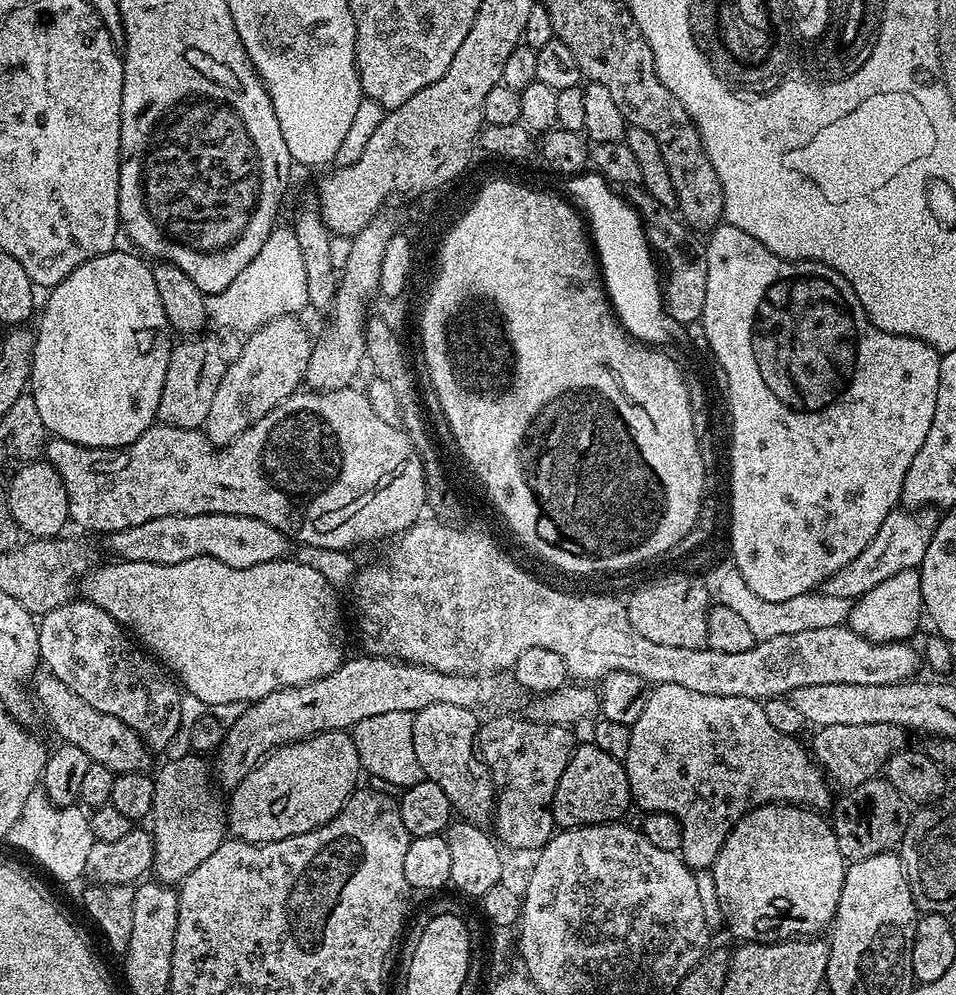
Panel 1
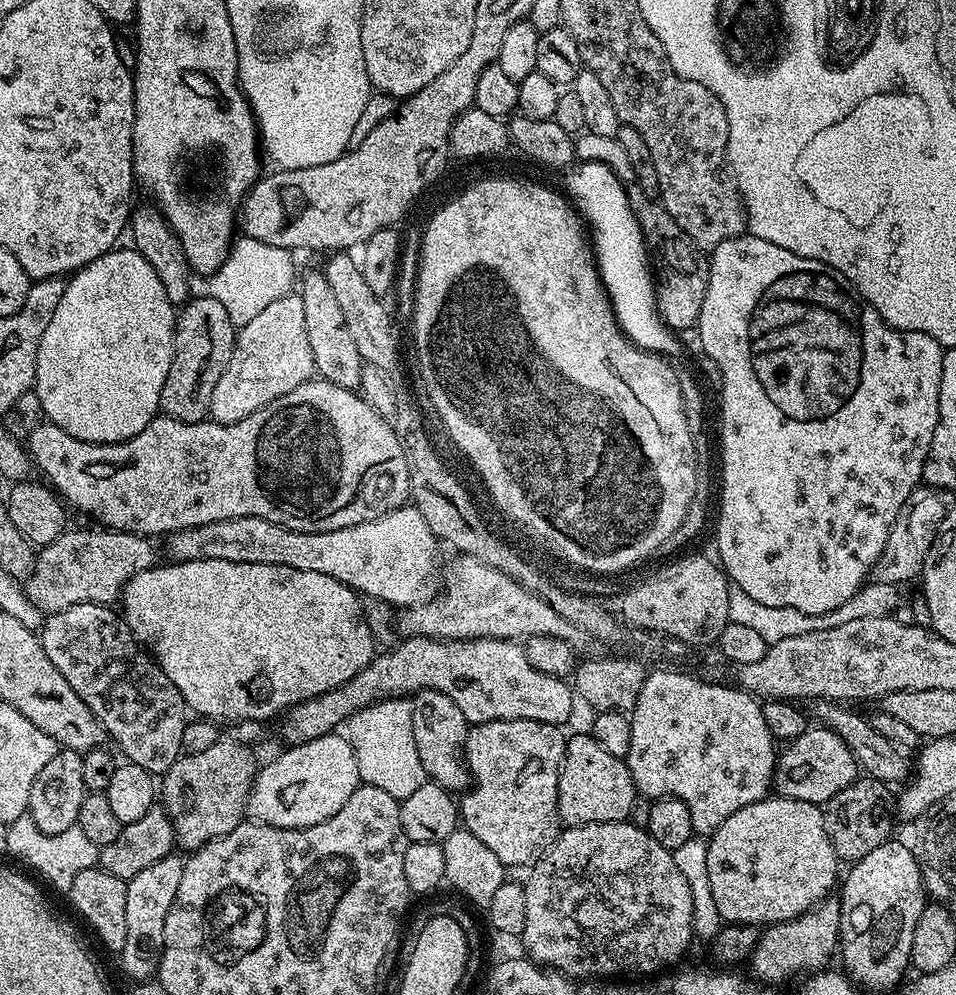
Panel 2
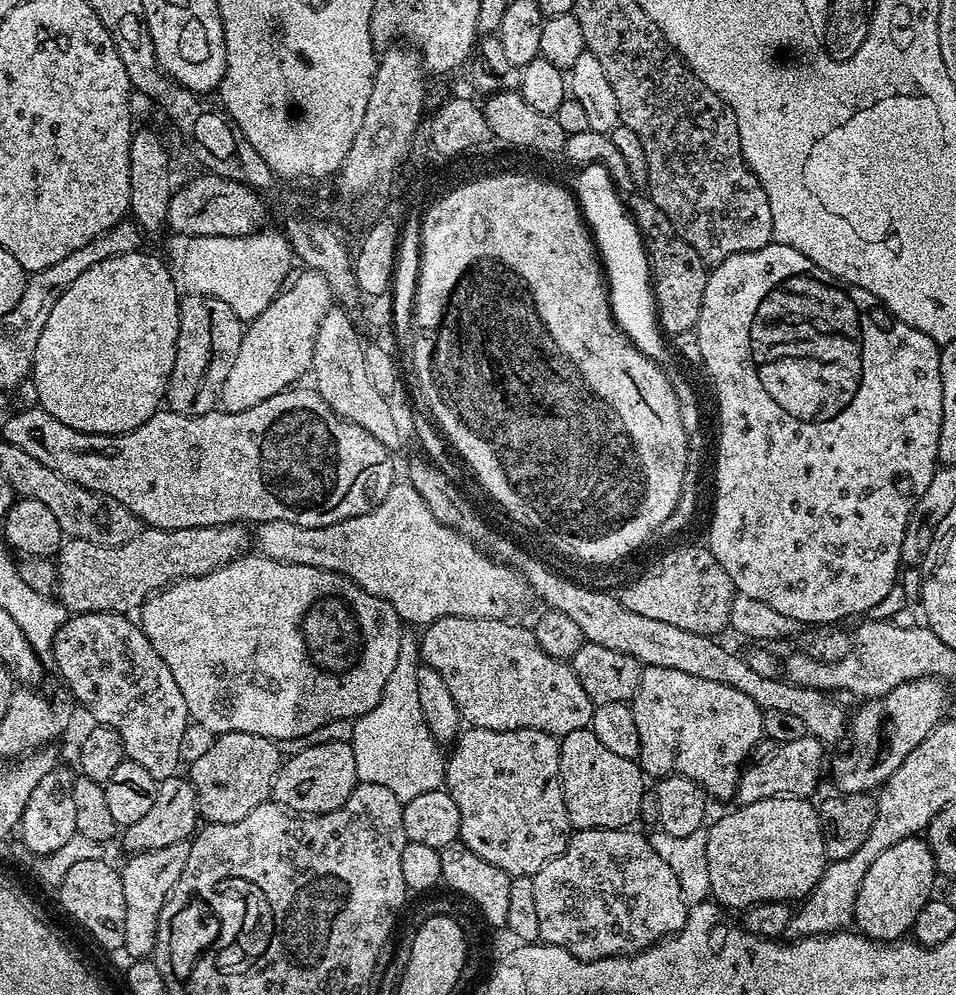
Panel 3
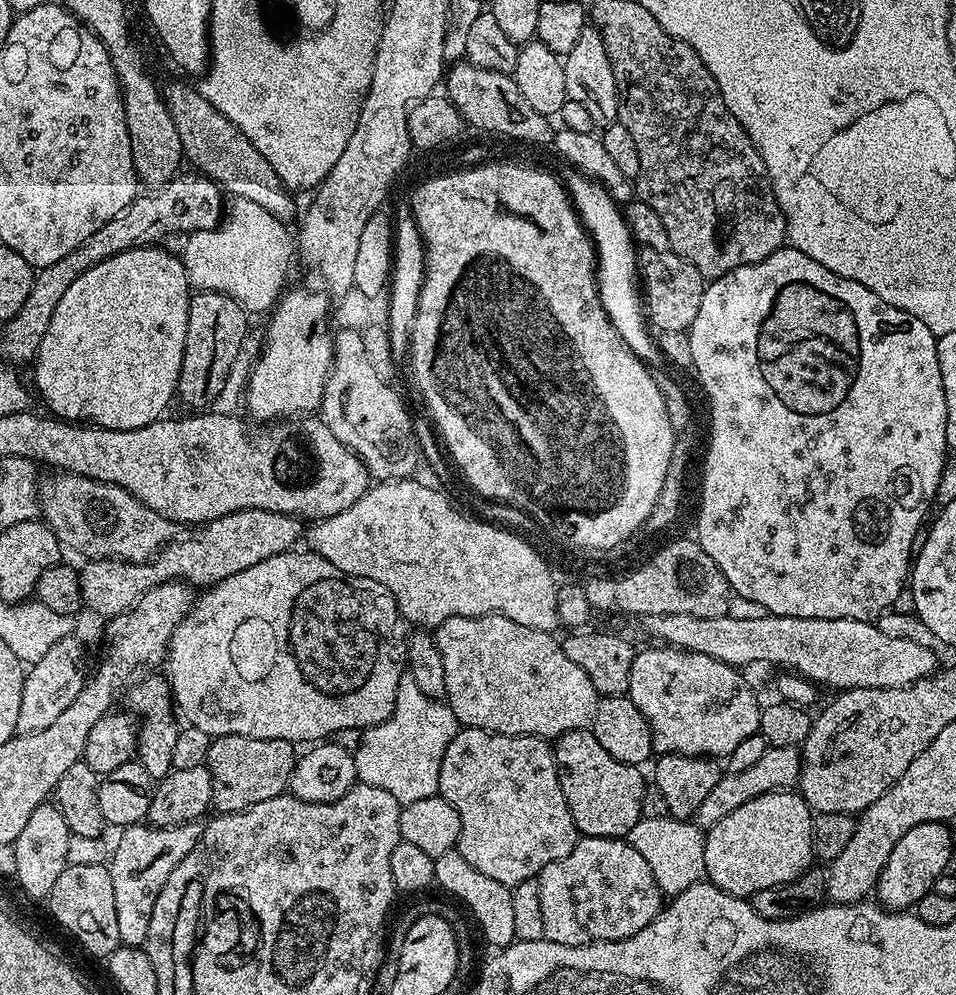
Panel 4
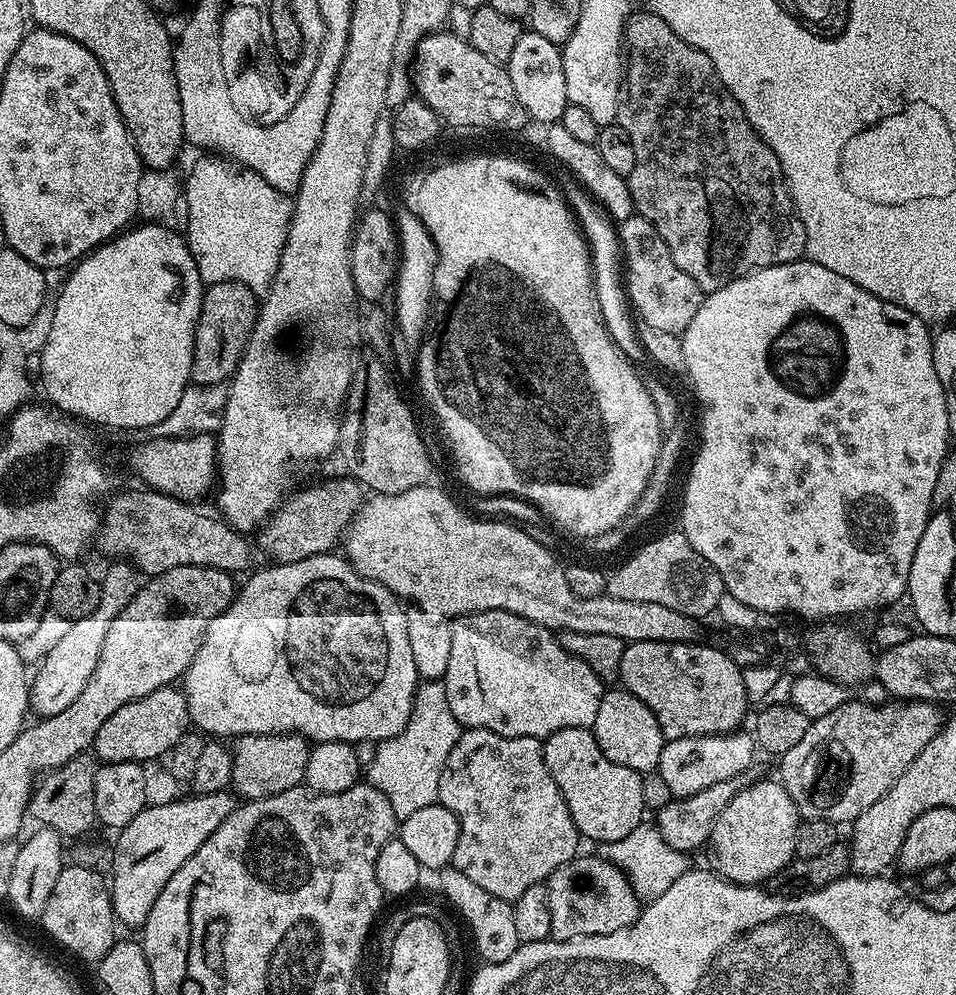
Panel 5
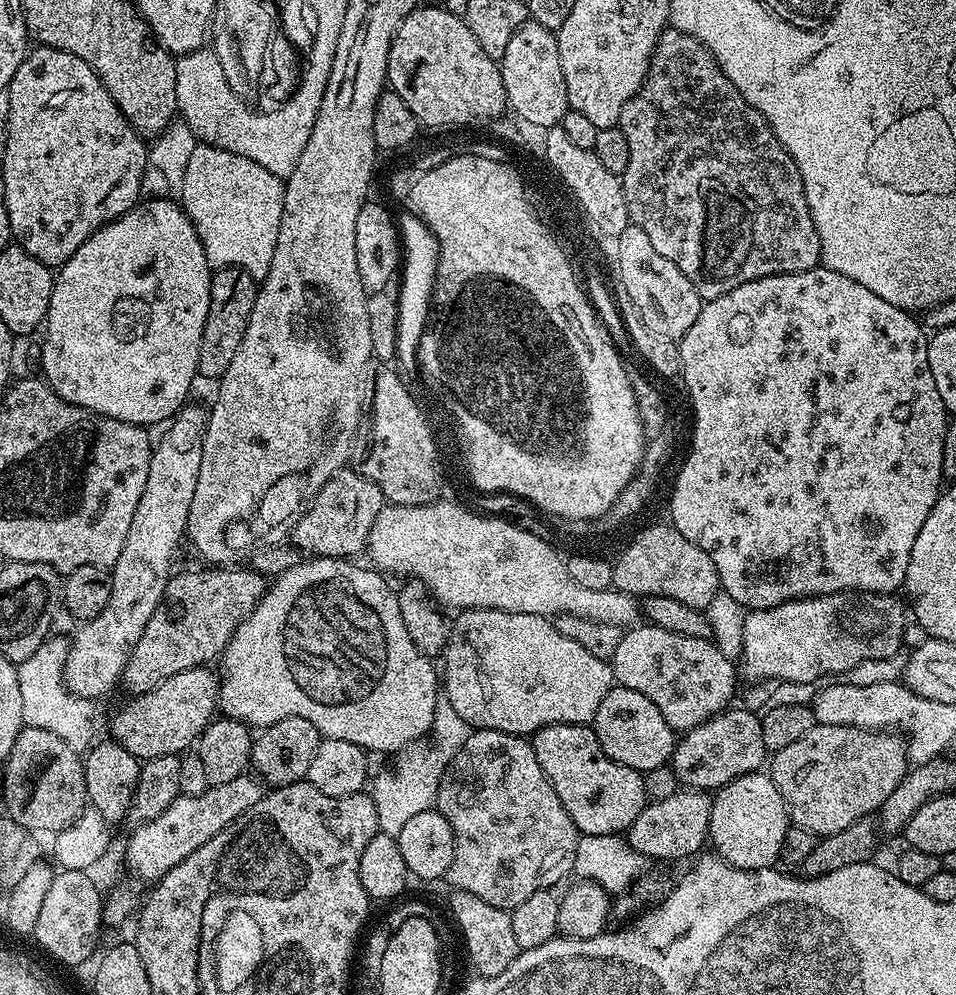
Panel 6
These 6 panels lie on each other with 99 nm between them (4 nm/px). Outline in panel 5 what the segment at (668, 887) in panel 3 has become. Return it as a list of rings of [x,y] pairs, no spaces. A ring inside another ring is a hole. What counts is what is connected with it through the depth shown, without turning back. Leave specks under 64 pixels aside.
[[[600,854],[577,855],[569,864],[563,864],[558,870],[554,870],[554,874],[548,876],[546,883],[550,894],[550,930],[553,940],[577,940],[587,936],[614,934],[614,930],[622,930],[633,924],[642,911],[642,901],[636,897],[624,871]]]

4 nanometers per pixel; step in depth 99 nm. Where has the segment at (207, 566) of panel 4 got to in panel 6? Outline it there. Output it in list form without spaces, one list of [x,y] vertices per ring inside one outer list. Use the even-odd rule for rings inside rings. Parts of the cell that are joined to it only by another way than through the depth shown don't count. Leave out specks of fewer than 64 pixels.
[[[341,470],[332,476],[330,482],[326,482],[326,486],[322,486],[322,490],[318,495],[301,512],[299,520],[292,527],[291,543],[295,544],[301,553],[307,554],[312,558],[322,556],[356,558],[359,552],[361,555],[367,549],[370,530],[374,526],[378,514],[385,508],[386,501],[382,490],[378,490],[378,486],[374,486],[374,482],[370,482],[359,471],[348,471]]]

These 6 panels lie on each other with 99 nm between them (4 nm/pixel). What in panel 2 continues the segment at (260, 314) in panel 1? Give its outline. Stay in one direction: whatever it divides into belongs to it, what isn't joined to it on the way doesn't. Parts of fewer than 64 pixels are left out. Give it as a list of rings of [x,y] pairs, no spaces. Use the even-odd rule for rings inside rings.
[[[240,238],[233,243],[232,251],[224,259],[224,265],[210,276],[193,279],[192,296],[209,296],[214,302],[222,302],[226,314],[230,314],[232,323],[239,326],[250,322],[250,318],[262,314],[270,302],[289,295],[297,283],[297,273],[288,272],[289,249],[278,246],[266,246],[258,242]]]

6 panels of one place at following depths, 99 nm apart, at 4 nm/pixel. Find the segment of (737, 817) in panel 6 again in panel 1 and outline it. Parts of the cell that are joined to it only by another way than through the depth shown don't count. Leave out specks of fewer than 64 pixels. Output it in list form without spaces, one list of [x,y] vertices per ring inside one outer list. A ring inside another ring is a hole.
[[[783,802],[778,804],[765,804],[762,808],[754,808],[742,817],[737,824],[732,827],[726,842],[722,842],[722,850],[718,850],[718,858],[711,866],[711,874],[714,878],[714,886],[718,886],[718,902],[722,902],[722,914],[724,915],[724,924],[734,935],[737,941],[751,942],[754,944],[773,944],[779,940],[795,940],[797,938],[812,938],[831,925],[836,917],[838,910],[838,898],[842,894],[844,885],[844,869],[846,861],[842,850],[838,850],[838,838],[834,834],[831,823],[824,820],[819,811],[813,810],[807,806],[793,806]]]

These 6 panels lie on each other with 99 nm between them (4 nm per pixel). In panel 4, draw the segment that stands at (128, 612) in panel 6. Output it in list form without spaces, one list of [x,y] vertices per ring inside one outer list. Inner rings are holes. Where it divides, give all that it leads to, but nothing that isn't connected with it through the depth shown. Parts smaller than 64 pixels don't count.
[[[75,635],[62,638],[27,669],[22,686],[22,707],[18,710],[17,733],[46,730],[46,726],[58,722],[58,714],[62,714],[62,710],[66,710],[66,706],[78,698],[86,676],[80,673],[80,667],[84,664],[84,648],[76,639]]]

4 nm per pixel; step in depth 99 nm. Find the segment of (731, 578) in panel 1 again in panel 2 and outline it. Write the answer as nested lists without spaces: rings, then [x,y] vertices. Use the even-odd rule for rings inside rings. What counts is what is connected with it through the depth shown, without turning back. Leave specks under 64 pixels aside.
[[[735,586],[729,587],[727,614],[731,623],[742,624],[753,628],[768,644],[777,644],[785,638],[797,637],[798,634],[810,633],[811,630],[834,629],[835,626],[842,626],[843,623],[854,622],[855,619],[876,618],[891,615],[897,609],[897,602],[892,600],[864,600],[857,598],[847,600],[838,610],[828,611],[826,615],[804,614],[793,607],[765,606],[750,598],[746,590]]]

